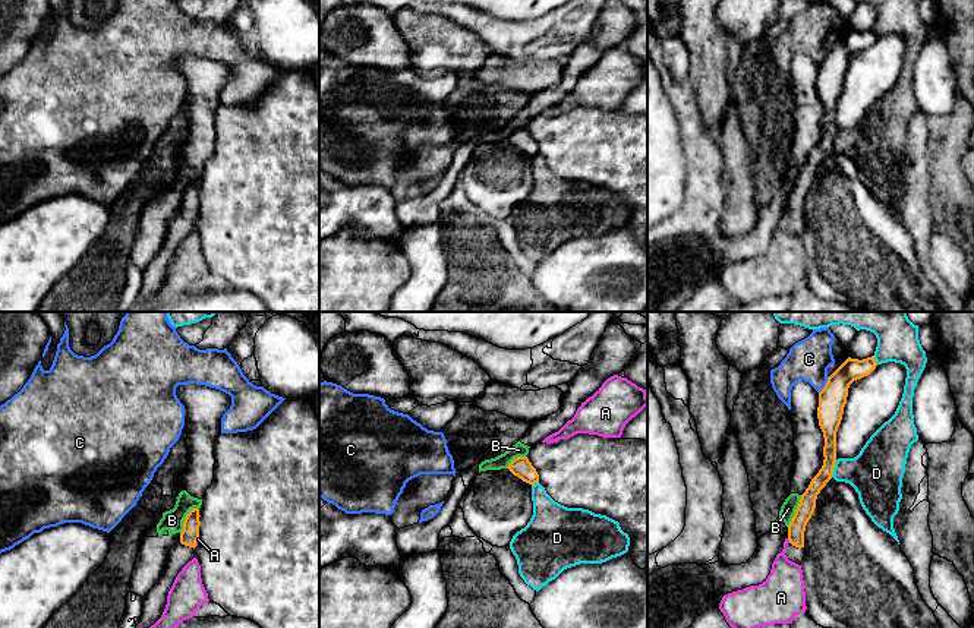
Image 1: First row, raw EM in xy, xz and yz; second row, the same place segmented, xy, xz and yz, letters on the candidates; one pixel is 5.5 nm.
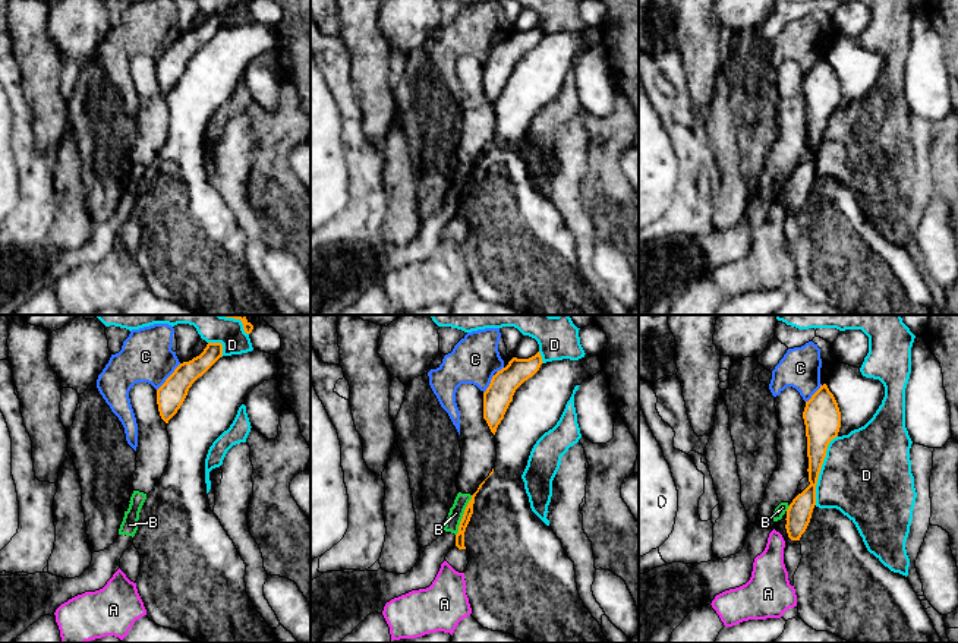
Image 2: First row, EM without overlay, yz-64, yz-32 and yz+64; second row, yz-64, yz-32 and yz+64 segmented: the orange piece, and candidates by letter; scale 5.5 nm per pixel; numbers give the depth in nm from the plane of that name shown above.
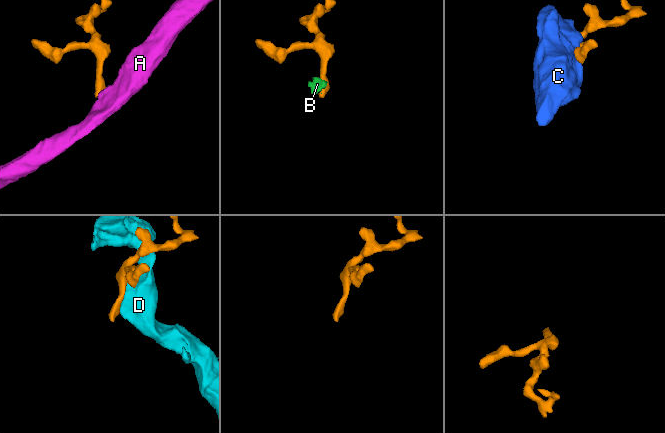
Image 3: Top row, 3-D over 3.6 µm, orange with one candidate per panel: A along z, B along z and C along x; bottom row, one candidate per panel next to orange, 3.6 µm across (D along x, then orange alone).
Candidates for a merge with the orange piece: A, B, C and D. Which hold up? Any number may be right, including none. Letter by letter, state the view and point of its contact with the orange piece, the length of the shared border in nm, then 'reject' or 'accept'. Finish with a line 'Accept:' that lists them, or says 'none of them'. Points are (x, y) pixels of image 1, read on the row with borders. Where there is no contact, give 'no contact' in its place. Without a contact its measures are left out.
A: yz (788, 539) | 30 nm | reject
B: xy (185, 518) | 180 nm | reject
C: yz (825, 385) | 110 nm | reject
D: yz (832, 469) | 100 nm | reject
Accept: none of them

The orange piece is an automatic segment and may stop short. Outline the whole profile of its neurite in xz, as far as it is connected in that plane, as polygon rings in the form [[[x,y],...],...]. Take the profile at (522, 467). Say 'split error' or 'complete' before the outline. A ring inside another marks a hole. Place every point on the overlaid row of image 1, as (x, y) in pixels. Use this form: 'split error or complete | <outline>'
complete | [[[527,457],[514,458],[507,468],[532,486],[539,482],[539,474]]]

